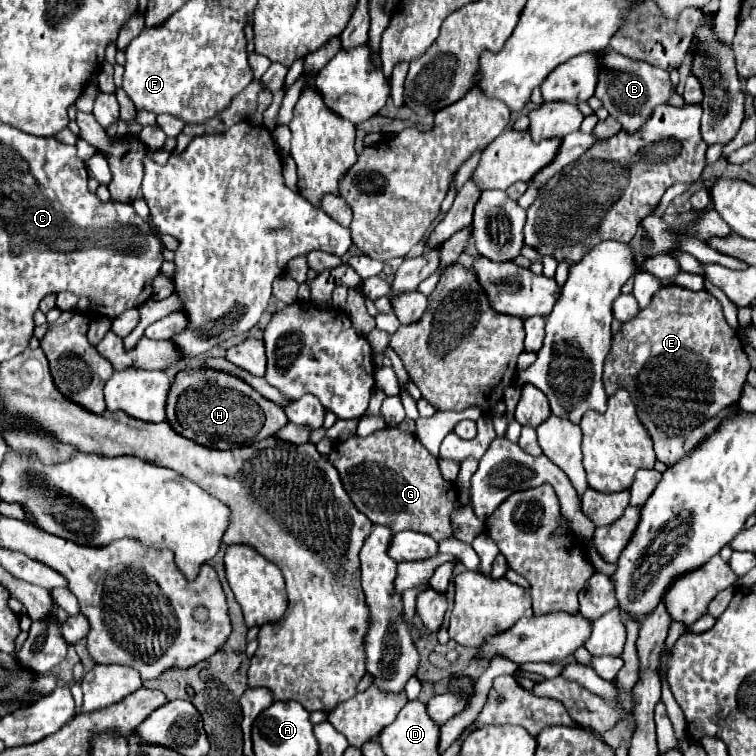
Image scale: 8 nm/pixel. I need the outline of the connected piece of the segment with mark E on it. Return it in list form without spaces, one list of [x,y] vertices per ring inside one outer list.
[[[670,284],[662,286],[654,294],[652,304],[640,310],[640,314],[632,322],[626,322],[620,332],[614,334],[612,350],[604,362],[604,386],[608,396],[618,390],[618,384],[620,388],[630,392],[632,402],[638,410],[638,418],[654,440],[656,458],[670,466],[686,454],[684,442],[692,434],[692,430],[740,400],[748,370],[750,362],[746,358],[742,340],[738,332],[728,326],[720,302],[706,290],[692,292],[682,286]]]

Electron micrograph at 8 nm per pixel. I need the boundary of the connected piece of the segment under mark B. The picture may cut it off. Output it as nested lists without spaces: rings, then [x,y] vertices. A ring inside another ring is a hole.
[[[608,46],[608,58],[604,58],[604,74],[600,76],[594,96],[600,98],[610,116],[622,124],[622,130],[630,134],[636,132],[652,116],[658,104],[672,104],[672,106],[684,104],[684,98],[676,92],[676,88],[670,82],[668,70],[652,66],[648,62],[626,58],[614,52],[610,46]]]

